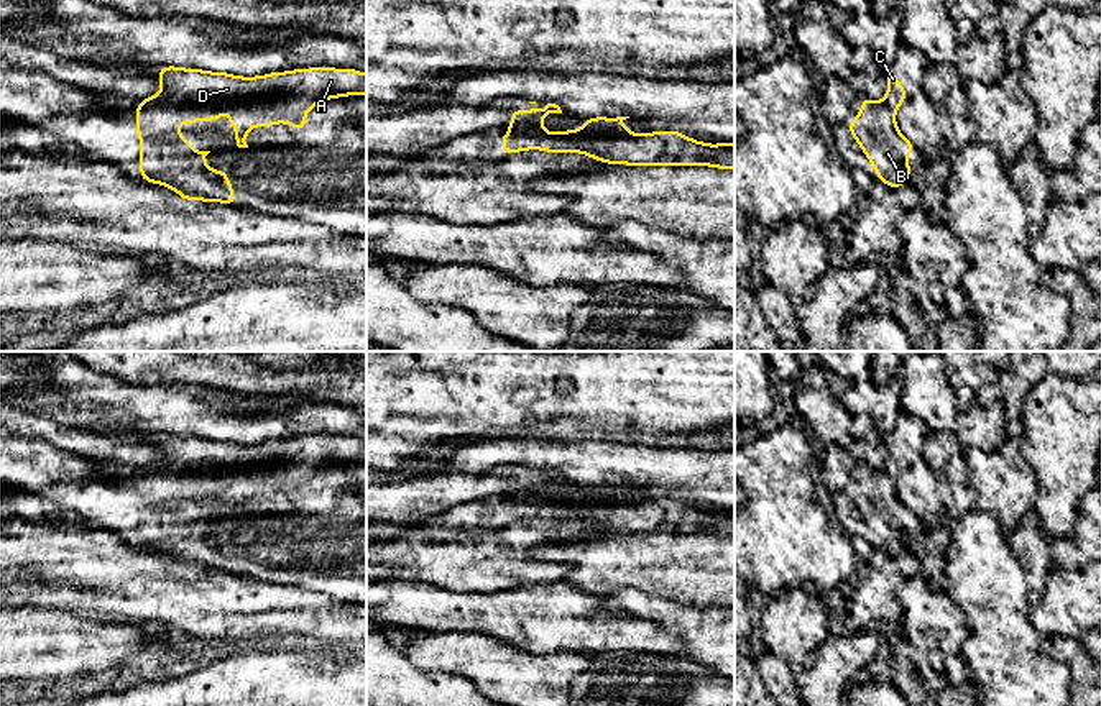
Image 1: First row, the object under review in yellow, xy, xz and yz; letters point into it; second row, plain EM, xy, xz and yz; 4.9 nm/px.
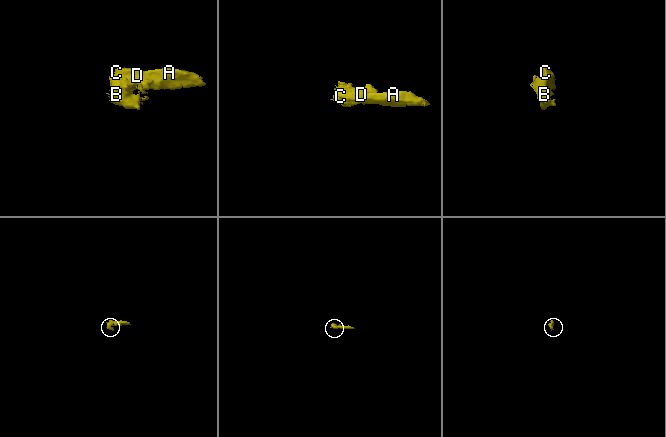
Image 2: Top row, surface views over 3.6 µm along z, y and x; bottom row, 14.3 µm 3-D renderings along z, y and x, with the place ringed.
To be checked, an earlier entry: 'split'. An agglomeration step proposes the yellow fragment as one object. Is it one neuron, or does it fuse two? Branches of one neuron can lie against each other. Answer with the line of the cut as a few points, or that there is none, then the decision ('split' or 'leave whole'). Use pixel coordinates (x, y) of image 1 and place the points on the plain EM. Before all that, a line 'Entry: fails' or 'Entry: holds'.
Entry: holds
cut in xy along (138, 472), (267, 472), (271, 480); split

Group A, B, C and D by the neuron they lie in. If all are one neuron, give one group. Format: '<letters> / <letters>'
A C D / B

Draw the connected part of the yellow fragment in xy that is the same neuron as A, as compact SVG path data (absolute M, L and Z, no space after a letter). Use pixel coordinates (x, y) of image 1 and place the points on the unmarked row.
M161 435L158 461L138 473L268 471L271 481L255 494L288 491L306 497L307 479L335 465L366 463L366 442L355 437L311 435L240 445L200 437Z

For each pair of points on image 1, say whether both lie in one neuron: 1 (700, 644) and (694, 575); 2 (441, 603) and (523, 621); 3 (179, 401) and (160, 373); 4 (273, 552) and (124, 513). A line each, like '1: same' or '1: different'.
1: different
2: same
3: different
4: same

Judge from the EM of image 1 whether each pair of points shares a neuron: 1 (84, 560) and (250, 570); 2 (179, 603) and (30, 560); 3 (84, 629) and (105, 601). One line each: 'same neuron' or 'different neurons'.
1: different neurons
2: same neuron
3: different neurons

